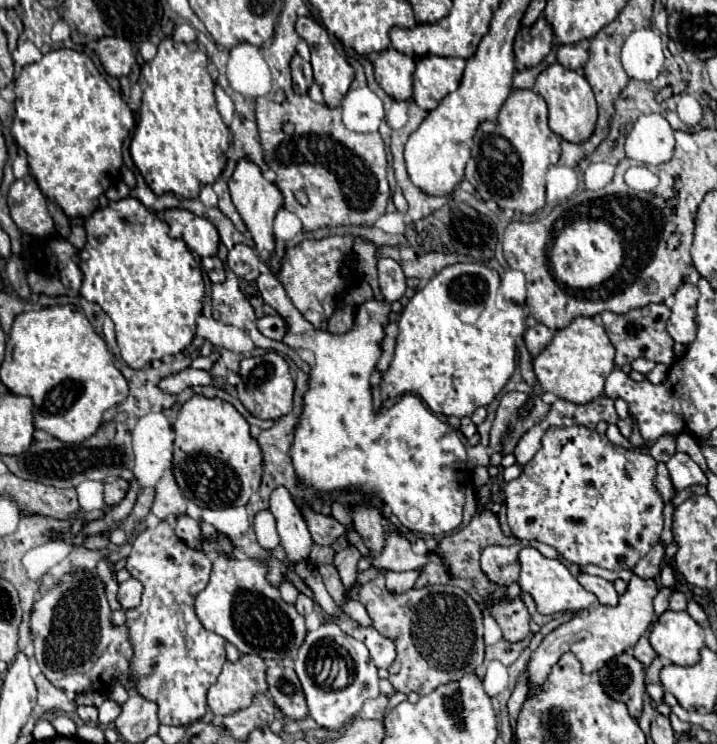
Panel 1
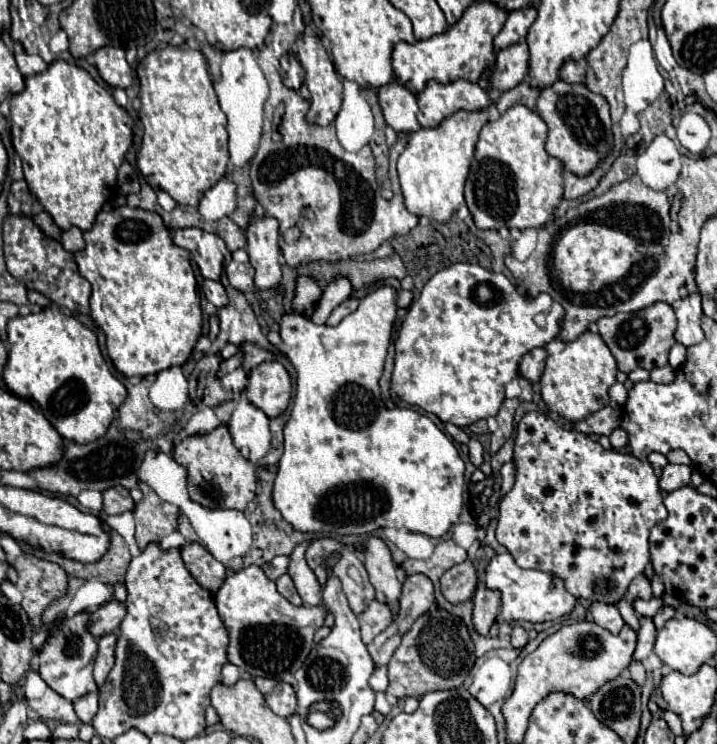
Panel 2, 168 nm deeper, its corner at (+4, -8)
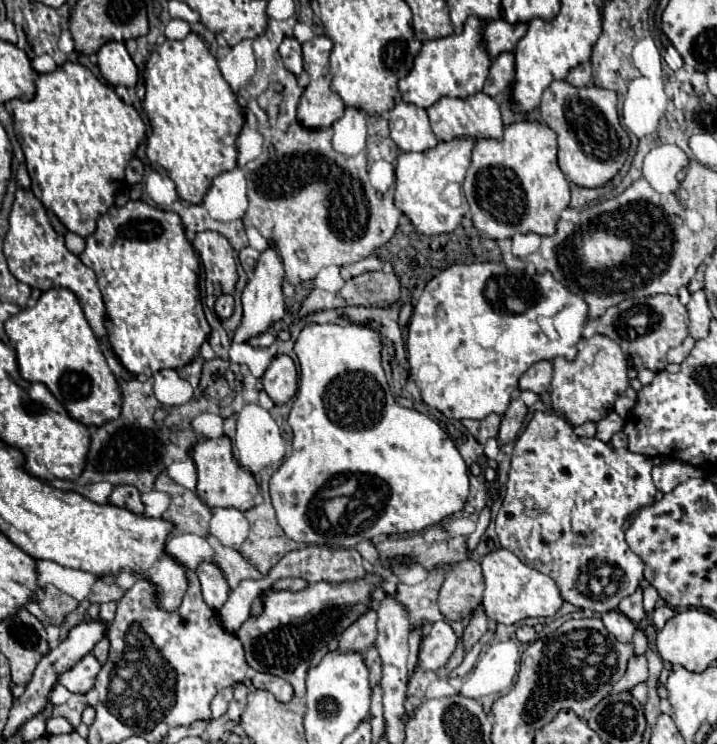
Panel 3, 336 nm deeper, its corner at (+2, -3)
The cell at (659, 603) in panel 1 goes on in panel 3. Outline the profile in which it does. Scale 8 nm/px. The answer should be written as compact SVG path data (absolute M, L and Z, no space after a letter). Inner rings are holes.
M632 657L628 663L628 669L624 673L624 677L612 687L612 693L624 693L624 691L632 691L634 685L642 683L648 679L648 669L646 669L646 657Z

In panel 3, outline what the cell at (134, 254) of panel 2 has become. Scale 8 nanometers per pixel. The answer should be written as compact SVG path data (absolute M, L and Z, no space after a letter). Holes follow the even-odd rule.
M128 201L124 207L114 205L106 217L102 215L98 219L96 233L86 237L86 249L80 255L80 261L98 277L108 315L108 339L128 373L152 375L162 369L180 369L194 361L200 345L210 335L210 325L200 301L200 261L192 243L186 239L180 215L152 207L144 201Z

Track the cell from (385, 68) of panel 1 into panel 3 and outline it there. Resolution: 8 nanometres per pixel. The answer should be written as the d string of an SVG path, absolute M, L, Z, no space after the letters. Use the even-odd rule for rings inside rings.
M398 101L388 121L392 139L402 151L428 151L438 145L424 109Z

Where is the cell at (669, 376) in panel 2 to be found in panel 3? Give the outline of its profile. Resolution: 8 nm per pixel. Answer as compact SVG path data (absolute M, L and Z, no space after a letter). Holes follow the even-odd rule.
M688 337L682 345L670 349L670 351L668 351L668 363L682 363L682 361L688 357L688 353L692 351L694 343L696 343L696 341L694 341L692 337Z

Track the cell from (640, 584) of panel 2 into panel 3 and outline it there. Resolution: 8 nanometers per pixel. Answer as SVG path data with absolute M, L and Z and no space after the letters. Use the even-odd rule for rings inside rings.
M638 587L638 591L636 591L634 595L622 599L620 605L618 605L618 611L620 611L622 615L626 615L628 619L632 619L634 623L638 623L638 621L646 615L644 609L642 609L642 589Z

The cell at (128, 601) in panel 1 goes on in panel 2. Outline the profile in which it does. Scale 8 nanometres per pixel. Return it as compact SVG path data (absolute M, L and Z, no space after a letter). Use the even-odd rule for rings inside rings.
M110 600L106 606L92 612L92 634L100 638L108 632L116 632L124 616L126 616L126 602Z

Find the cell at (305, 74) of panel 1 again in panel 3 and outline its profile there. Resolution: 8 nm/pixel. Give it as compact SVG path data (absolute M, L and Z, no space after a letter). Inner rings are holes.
M286 37L282 41L280 55L282 55L288 71L292 71L294 75L300 75L304 71L304 67L302 67L302 47L300 47L296 37Z

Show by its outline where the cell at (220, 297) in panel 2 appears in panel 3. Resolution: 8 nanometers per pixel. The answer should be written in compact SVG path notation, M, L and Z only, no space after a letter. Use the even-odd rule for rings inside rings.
M220 295L218 301L216 301L216 305L214 305L214 311L216 311L216 315L220 319L228 319L232 315L232 311L234 311L234 299L232 299L232 295Z

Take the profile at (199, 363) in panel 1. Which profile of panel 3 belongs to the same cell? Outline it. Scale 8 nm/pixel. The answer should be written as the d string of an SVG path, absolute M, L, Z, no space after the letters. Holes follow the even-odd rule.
M270 245L258 259L258 265L254 269L252 279L248 281L244 293L242 293L242 307L244 307L244 317L234 333L234 343L246 343L252 337L258 337L270 329L274 321L280 321L284 317L284 295L282 295L282 279L284 279L284 267L282 261L278 259L278 253Z

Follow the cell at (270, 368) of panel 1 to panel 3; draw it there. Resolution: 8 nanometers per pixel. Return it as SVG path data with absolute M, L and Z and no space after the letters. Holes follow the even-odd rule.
M278 355L262 377L264 391L276 405L290 401L298 389L298 371L288 355Z

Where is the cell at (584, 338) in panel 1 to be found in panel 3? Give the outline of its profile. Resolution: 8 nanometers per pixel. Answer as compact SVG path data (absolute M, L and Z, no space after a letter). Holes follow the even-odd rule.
M594 335L578 343L578 357L574 363L566 359L554 359L554 379L550 387L552 409L564 415L572 425L582 425L586 421L598 423L602 417L614 411L614 401L628 389L628 363L612 339L604 335Z

